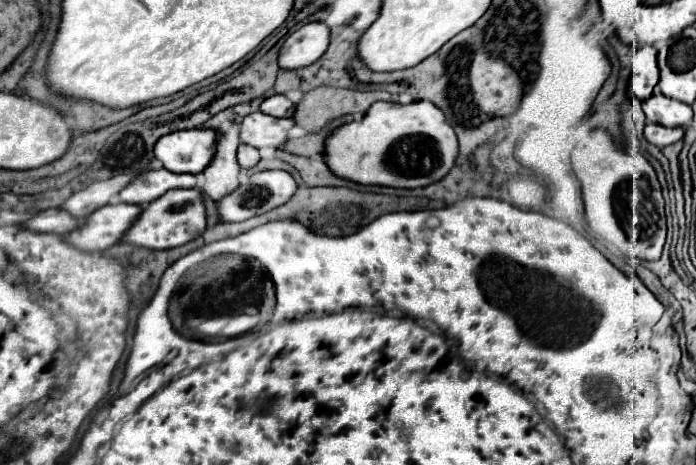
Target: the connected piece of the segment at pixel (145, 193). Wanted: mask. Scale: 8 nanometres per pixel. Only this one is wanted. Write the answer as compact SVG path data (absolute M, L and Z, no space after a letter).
M147 169L119 191L119 199L123 203L135 203L145 207L171 189L191 189L195 185L195 175L173 173L167 169Z

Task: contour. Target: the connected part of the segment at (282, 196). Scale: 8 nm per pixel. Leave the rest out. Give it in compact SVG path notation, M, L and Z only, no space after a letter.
M259 171L249 183L239 185L233 193L217 201L219 219L225 223L245 221L273 207L283 205L295 193L297 183L287 171Z

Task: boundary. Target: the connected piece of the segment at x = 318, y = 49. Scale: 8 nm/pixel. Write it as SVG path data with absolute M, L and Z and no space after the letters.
M311 21L289 35L279 51L281 69L299 69L315 63L329 45L329 27L325 21Z

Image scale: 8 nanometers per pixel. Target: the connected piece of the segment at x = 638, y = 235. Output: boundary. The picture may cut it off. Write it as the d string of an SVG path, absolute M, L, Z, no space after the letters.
M595 129L589 135L599 135L599 143L595 145L595 149L587 151L583 141L579 141L571 155L575 175L581 183L589 227L609 247L633 259L657 261L661 257L667 227L663 211L665 201L661 197L661 185L657 181L657 175L653 173L653 167L637 149L631 153L615 149L611 137L603 129Z

